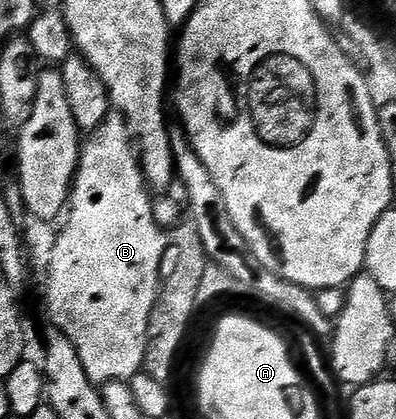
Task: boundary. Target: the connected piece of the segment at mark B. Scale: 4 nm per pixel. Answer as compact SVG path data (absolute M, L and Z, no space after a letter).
M112 110L105 122L101 122L101 126L82 141L71 199L62 224L63 229L51 248L51 265L47 268L50 323L61 329L73 346L77 346L81 366L85 366L85 374L89 374L96 386L114 380L130 382L140 375L143 367L149 318L159 296L161 258L167 249L169 236L154 220L153 196L143 177L139 153L135 150L122 112Z

